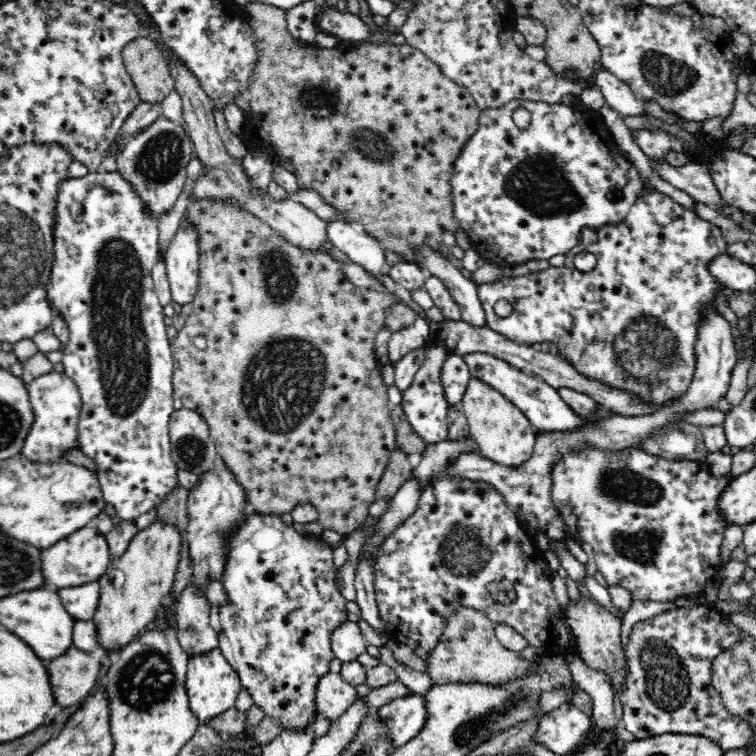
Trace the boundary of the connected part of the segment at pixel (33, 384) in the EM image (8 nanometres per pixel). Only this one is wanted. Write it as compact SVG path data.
M52 371L34 378L27 385L29 401L34 413L33 425L25 438L21 453L32 462L62 462L64 452L78 446L78 414L82 408L80 391L72 378L63 373Z

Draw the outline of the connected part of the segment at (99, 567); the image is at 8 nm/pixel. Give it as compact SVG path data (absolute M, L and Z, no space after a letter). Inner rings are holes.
M93 525L83 527L69 534L67 538L56 542L48 550L42 550L42 574L48 586L55 589L66 589L83 586L84 584L99 581L107 572L111 563L106 536L100 533Z

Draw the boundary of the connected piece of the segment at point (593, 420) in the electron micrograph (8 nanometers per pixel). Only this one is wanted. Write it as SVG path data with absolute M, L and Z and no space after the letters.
M470 352L461 357L468 365L472 377L479 378L482 382L489 384L492 388L498 389L507 399L510 399L527 417L536 431L557 431L572 432L584 426L594 426L598 422L613 416L610 409L606 409L600 404L595 406L595 411L591 417L584 419L580 417L564 400L562 400L557 389L550 386L540 376L534 376L522 372L522 370L512 367L508 362L486 354L486 352Z

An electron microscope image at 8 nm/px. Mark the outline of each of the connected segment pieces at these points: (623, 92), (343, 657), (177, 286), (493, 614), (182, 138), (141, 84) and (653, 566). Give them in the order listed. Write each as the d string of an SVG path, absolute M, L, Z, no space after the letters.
M607 69L600 70L595 77L594 84L600 87L605 103L621 116L644 116L648 115L643 104L631 92L630 87L622 80L616 78Z
M352 621L336 626L332 630L330 641L334 658L339 658L341 662L356 660L358 656L368 652L368 642L362 635L358 623Z
M183 219L165 253L171 298L183 307L194 300L199 286L198 231Z
M470 435L461 440L427 445L419 465L410 474L410 477L416 477L422 483L424 489L418 500L417 512L389 535L379 552L374 554L374 593L378 611L386 624L383 632L388 639L396 644L406 644L418 656L426 659L438 646L452 613L466 607L484 612L495 624L512 626L526 638L528 646L542 650L542 655L554 651L552 654L561 655L566 660L566 652L574 648L578 650L578 646L566 623L565 612L554 596L551 580L554 571L545 562L545 552L531 532L525 530L517 513L508 506L494 485L486 481L449 476L445 472L445 468L458 455L472 451L480 453L478 444Z
M162 113L144 132L130 138L122 152L117 156L117 172L125 178L138 193L142 204L152 218L158 218L174 206L180 198L187 176L187 163L196 157L193 143L181 125L166 119Z
M140 36L126 44L122 57L126 71L132 81L134 81L136 90L143 102L150 102L151 104L162 103L163 100L170 97L170 93L174 89L174 79L170 77L169 62L167 62L163 50L155 42Z
M588 445L587 447L584 447L583 449L574 449L573 451L570 451L569 453L566 453L565 455L562 455L559 458L559 461L556 461L553 464L552 470L551 470L551 501L552 504L556 507L558 510L558 513L560 514L561 518L564 520L564 523L567 525L565 528L565 535L566 540L571 543L588 543L594 550L592 552L594 553L594 557L592 558L594 562L596 562L597 571L600 572L600 574L604 575L604 578L606 579L606 582L608 583L608 587L610 586L622 586L623 588L626 588L632 595L633 600L656 600L658 602L670 602L677 600L681 596L683 597L697 597L699 593L704 589L704 584L709 583L712 581L715 577L718 577L720 574L720 570L722 568L722 562L720 559L721 554L721 548L722 548L722 541L723 536L725 532L725 528L728 526L728 523L726 521L722 521L722 516L720 516L720 511L718 511L718 497L721 496L723 493L723 490L726 488L726 485L734 478L730 473L726 474L726 476L714 476L710 471L709 467L707 466L706 462L701 461L695 461L695 460L666 460L664 457L660 457L658 455L652 455L652 453L646 453L644 449L638 449L638 447L626 447L620 450L614 450L614 449L598 449L598 447L592 447L592 445Z

